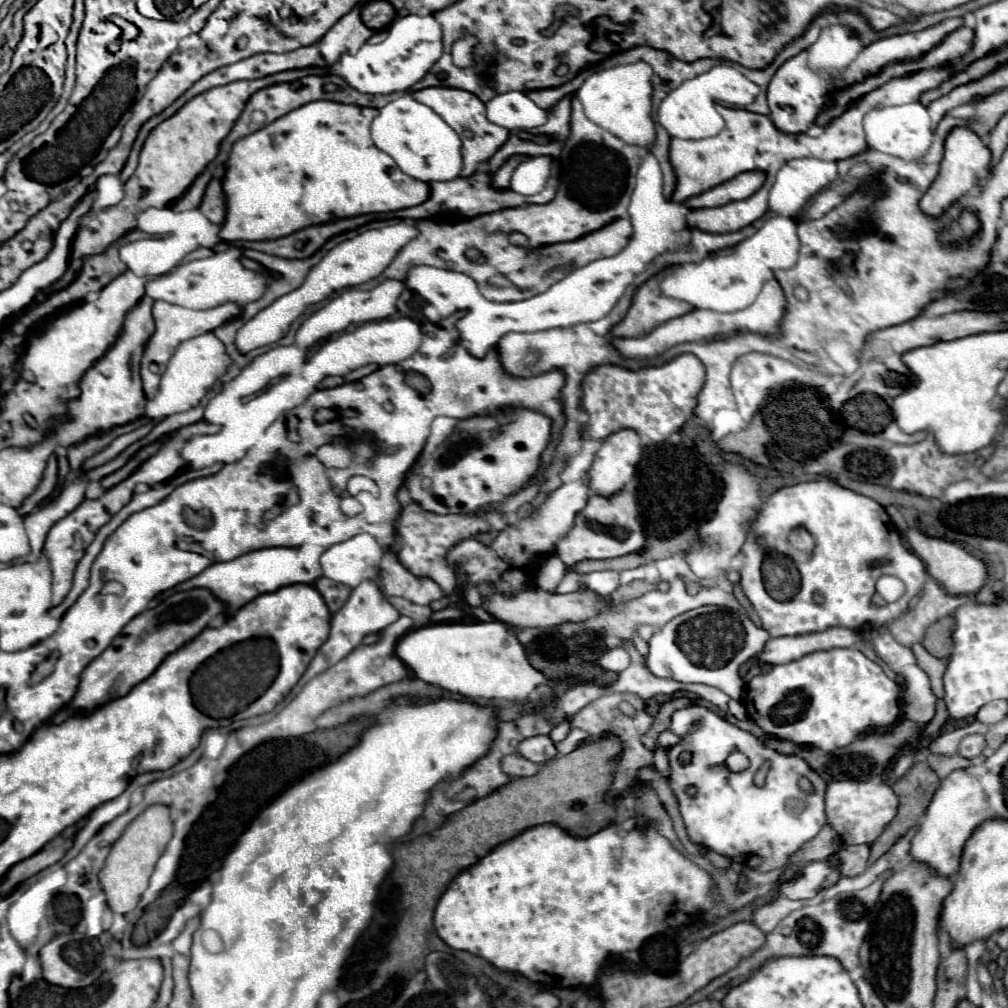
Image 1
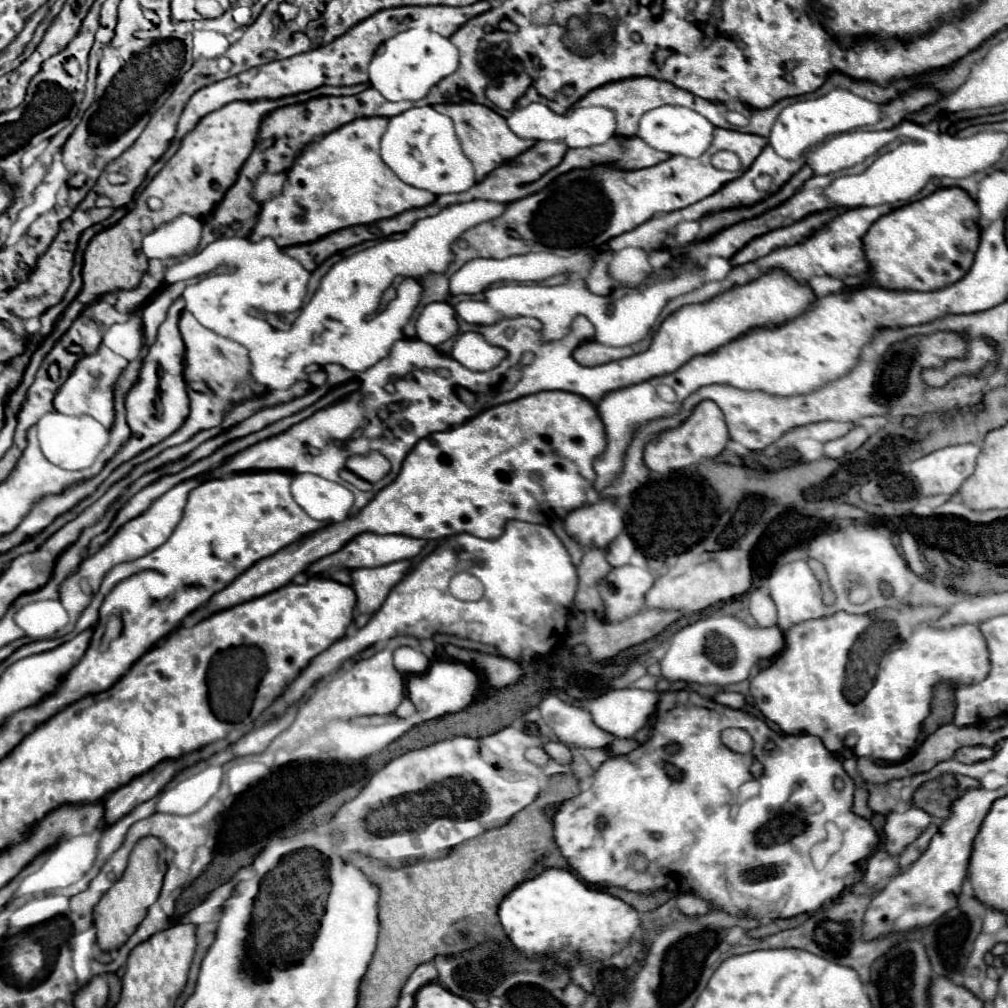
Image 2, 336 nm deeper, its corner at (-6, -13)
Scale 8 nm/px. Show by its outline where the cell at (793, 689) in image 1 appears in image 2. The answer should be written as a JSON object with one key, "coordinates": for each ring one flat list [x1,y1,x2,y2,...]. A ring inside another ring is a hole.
{"coordinates":[[897,606,895,608,895,620,897,628,895,634,899,642,895,648,889,650,889,654,883,654,879,662,879,674,875,686,865,694,865,698,859,700,859,704,851,704,843,698,843,670,847,664,847,650,851,650,851,642,867,630,867,626,873,624,873,618,867,614,847,614,847,612,835,612,827,618,807,620,799,626,793,626,785,632,785,650,775,658,775,662,761,670,751,680,751,696,755,700,755,706,761,710,761,714,775,722,785,734,813,734,821,738,825,748,829,752,843,752,845,740,849,734,857,736,857,744,853,746,855,756,867,756,873,760,887,760,887,762,901,762,907,756,911,756,917,736,921,730,921,722,929,714,931,694,933,686,941,680,951,682,953,686,963,682,979,682,987,676,989,662,987,662,987,648,983,642,983,636,979,634,977,626,957,626,951,630,939,630,931,628,929,622,935,620,943,608,935,606]]}

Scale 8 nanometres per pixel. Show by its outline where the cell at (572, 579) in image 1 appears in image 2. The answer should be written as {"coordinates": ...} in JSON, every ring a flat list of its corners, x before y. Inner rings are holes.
{"coordinates":[[625,532,619,534,609,546,607,546,607,562,617,568,617,566,625,566,629,564,629,558,635,552,635,542,631,540,631,536,627,536]]}

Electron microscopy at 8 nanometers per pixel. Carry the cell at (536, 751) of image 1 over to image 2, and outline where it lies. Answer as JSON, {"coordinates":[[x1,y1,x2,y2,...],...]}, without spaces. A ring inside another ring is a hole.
{"coordinates":[[547,742,547,744,543,744,543,750,559,764,569,764,571,762,571,752,563,742]]}

